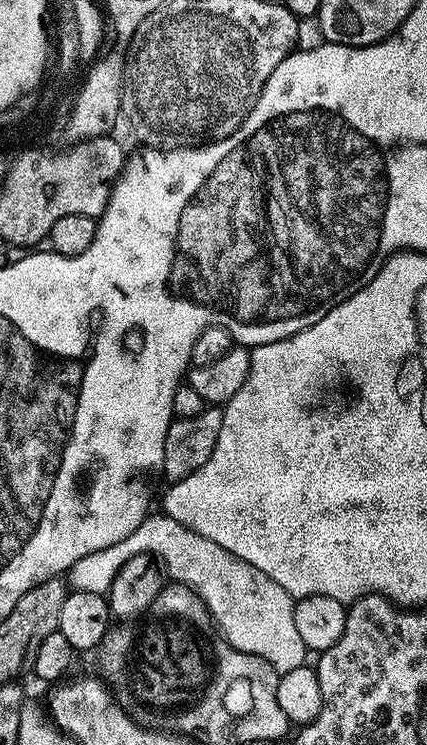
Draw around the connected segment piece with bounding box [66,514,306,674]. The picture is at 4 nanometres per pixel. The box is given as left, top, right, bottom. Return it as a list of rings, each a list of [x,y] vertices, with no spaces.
[[[150,514],[141,522],[138,530],[134,530],[134,534],[130,534],[130,538],[122,538],[122,542],[114,542],[114,546],[106,546],[106,550],[94,550],[94,554],[86,554],[86,558],[78,558],[78,562],[74,562],[74,566],[69,568],[66,573],[67,583],[73,592],[89,592],[104,596],[114,582],[118,570],[122,566],[126,566],[126,562],[130,562],[130,558],[138,555],[139,552],[146,552],[158,557],[163,571],[175,583],[184,584],[196,591],[208,607],[211,619],[214,622],[216,619],[221,634],[228,639],[225,640],[227,647],[237,648],[240,652],[254,654],[258,658],[270,662],[270,666],[277,674],[305,667],[306,649],[297,628],[294,627],[293,596],[285,588],[278,586],[278,582],[274,582],[274,578],[262,574],[262,570],[258,570],[258,566],[230,554],[230,550],[222,550],[222,546],[218,546],[218,542],[210,542],[210,538],[202,538],[202,534],[198,534],[193,528],[187,528],[174,522],[174,518],[169,516]]]

